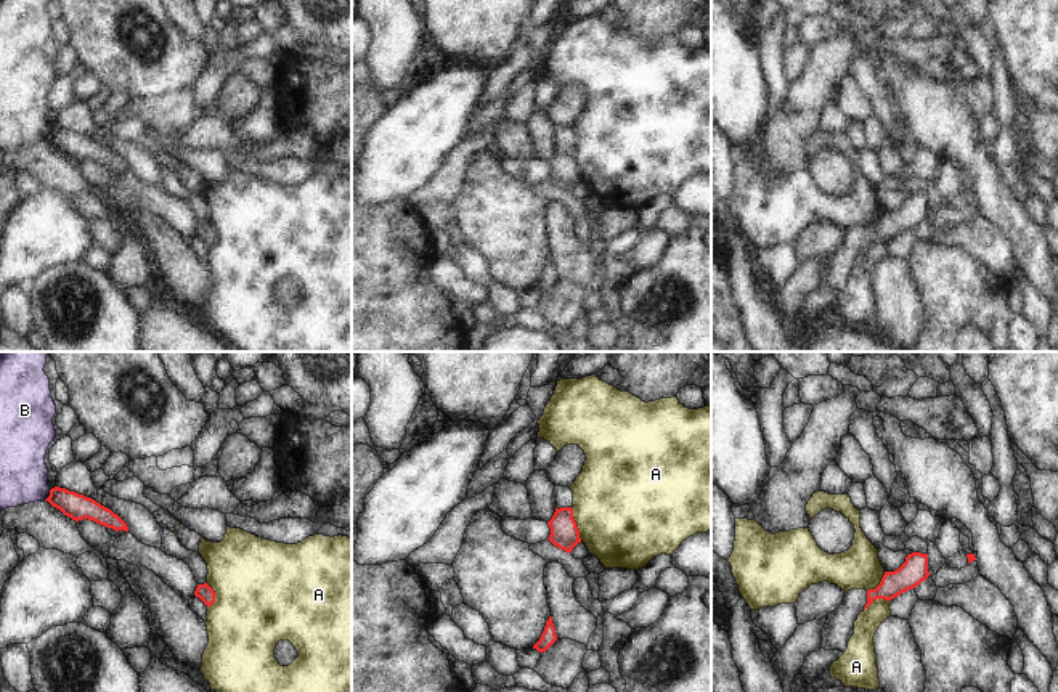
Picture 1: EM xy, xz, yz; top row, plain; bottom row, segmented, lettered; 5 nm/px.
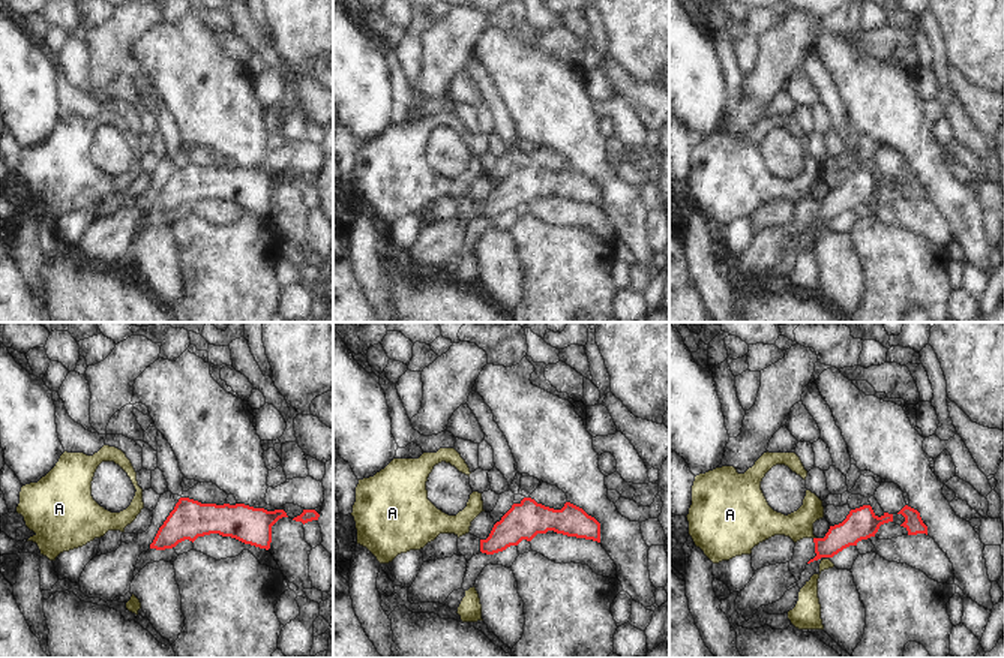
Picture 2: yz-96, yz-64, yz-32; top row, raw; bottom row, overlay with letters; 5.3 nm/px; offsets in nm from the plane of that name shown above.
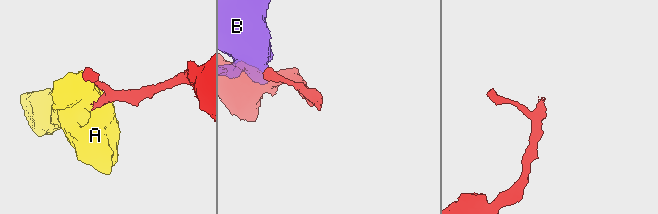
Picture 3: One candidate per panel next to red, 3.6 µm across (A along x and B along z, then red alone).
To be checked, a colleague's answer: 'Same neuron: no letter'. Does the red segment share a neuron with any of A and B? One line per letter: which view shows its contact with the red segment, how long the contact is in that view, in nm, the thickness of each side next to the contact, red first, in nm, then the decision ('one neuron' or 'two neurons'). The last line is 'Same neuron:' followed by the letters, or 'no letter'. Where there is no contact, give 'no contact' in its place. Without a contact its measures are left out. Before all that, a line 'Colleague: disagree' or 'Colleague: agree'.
Colleague: agree
A: xz | 180 nm | 140/500 nm | two neurons
B: no contact | two neurons
Same neuron: no letter

